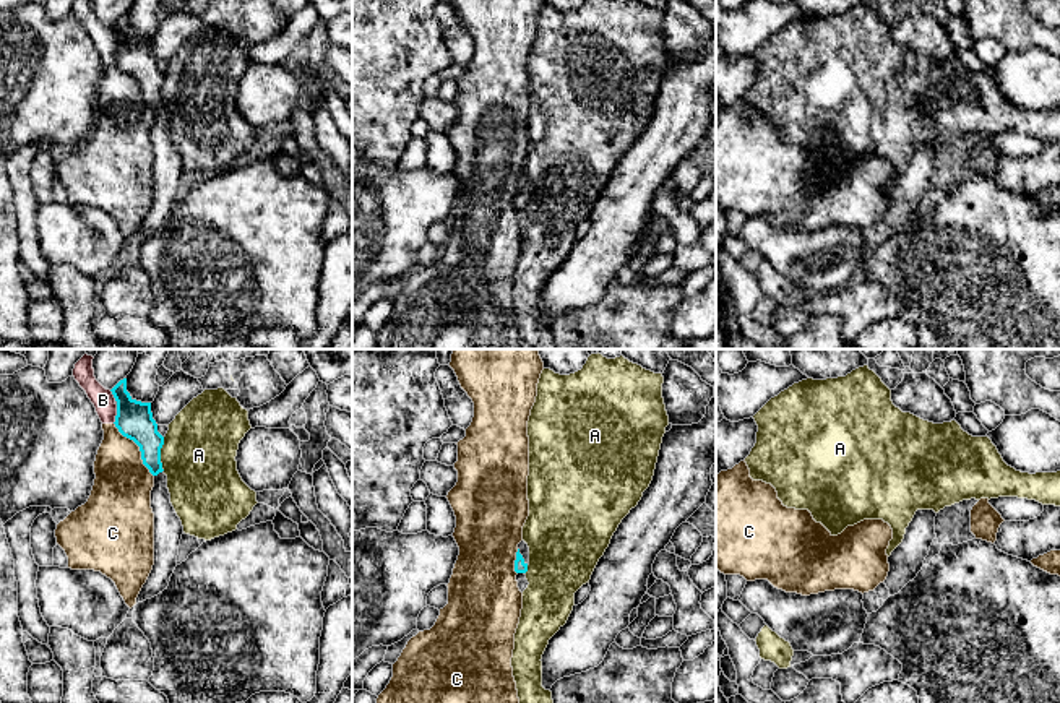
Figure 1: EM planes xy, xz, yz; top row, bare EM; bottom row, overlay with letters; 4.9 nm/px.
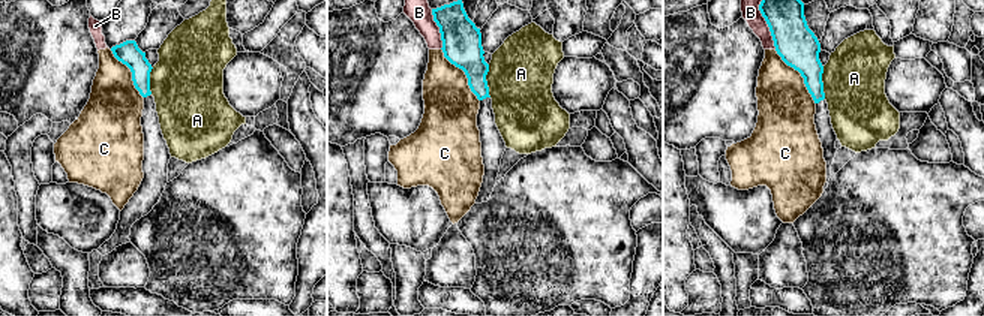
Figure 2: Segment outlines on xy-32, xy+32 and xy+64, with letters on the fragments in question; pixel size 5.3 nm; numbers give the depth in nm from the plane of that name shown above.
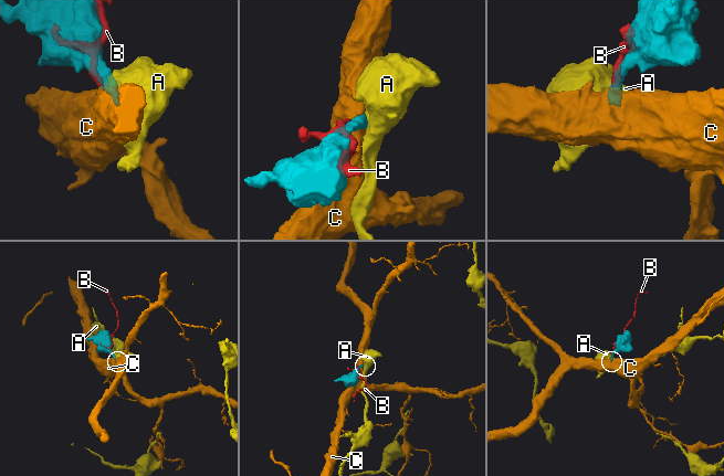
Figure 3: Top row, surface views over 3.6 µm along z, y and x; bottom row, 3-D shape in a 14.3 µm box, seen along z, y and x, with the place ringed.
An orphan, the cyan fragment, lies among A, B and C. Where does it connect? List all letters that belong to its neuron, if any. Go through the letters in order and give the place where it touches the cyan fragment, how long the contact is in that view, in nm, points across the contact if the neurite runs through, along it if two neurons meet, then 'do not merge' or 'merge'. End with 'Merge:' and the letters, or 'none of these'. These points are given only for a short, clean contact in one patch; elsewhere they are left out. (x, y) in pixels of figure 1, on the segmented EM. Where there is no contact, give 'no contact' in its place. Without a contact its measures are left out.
A: meets cyan in xy at (159, 453); contact 170 nm long; border along xy (164, 437), (161, 448), (163, 470); do not merge
B: meets cyan in xy at (117, 414); contact 100 nm long; do not merge
C: meets cyan in xy at (140, 448); contact 340 nm long; border along xy (114, 422), (138, 447), (142, 463), (153, 476); do not merge
Merge: none of these

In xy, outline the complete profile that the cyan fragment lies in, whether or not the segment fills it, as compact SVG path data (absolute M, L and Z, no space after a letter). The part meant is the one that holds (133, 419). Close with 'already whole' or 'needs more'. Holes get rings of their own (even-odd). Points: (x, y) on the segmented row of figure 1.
M127 378L120 380L110 391L117 401L115 427L123 437L133 440L140 446L143 464L154 476L154 487L151 490L151 508L154 513L154 565L136 597L138 604L167 589L177 567L183 526L170 503L167 476L161 463L164 437L157 432L151 403L133 399L127 391Z | needs more

